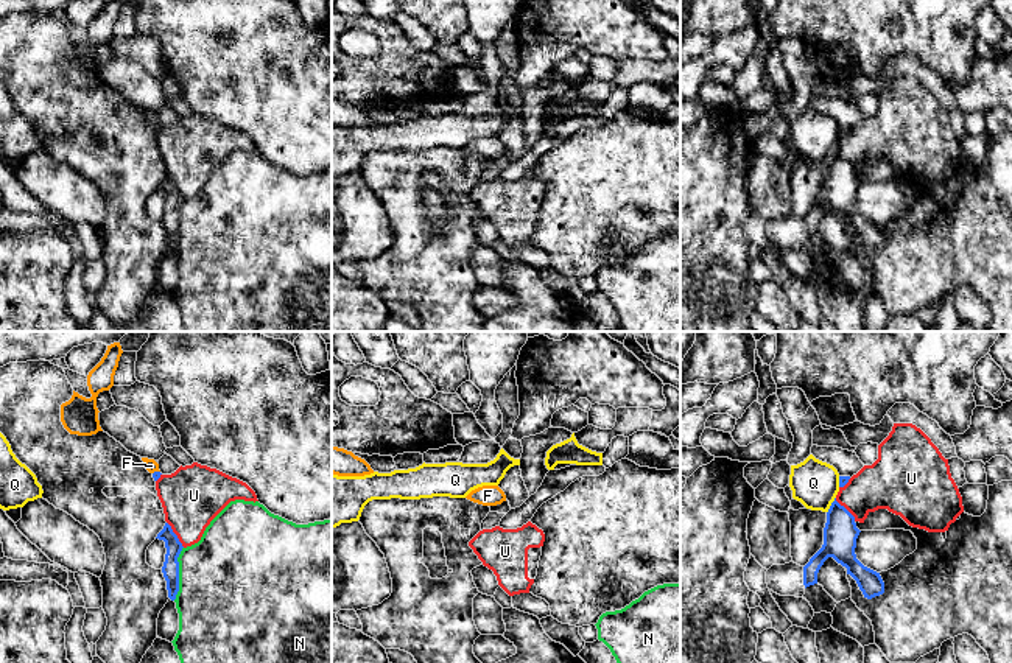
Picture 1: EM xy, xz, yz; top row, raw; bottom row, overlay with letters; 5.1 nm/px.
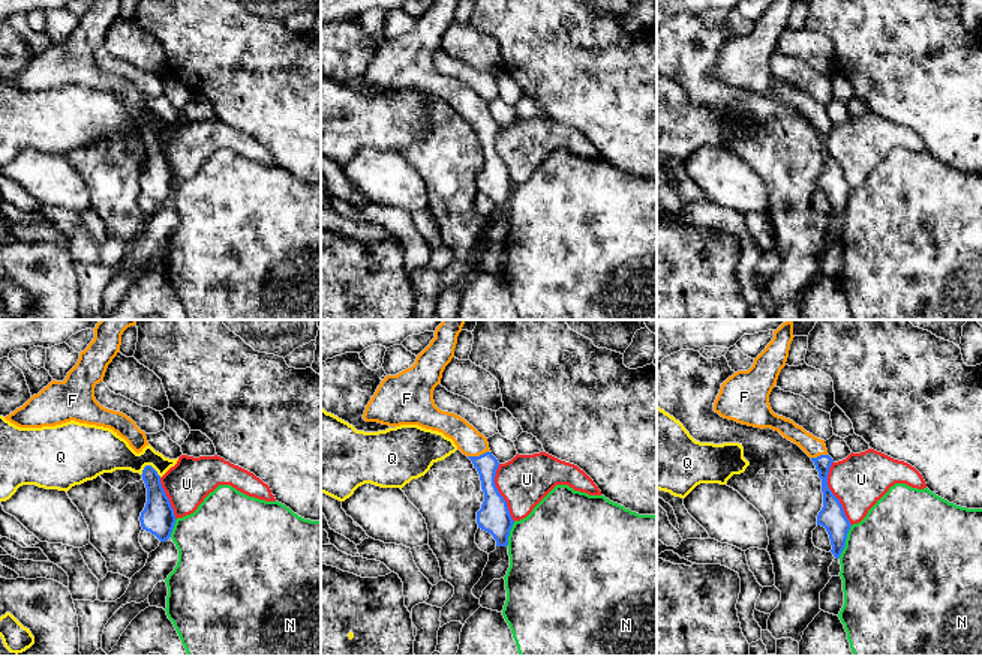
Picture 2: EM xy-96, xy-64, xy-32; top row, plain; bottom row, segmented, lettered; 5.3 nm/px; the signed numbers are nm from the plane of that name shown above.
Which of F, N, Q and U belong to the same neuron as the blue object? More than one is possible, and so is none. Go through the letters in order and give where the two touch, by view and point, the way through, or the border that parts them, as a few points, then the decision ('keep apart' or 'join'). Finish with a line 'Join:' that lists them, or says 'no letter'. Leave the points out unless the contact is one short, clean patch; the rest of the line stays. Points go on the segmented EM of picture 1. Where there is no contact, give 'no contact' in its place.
F: contact xy (156, 472); way xy (156, 475), (156, 472), (151, 466); join
N: contact xy (178, 573); keep apart
Q: contact yz (832, 505); keep apart
U: contact xy (175, 534); keep apart
Join: F

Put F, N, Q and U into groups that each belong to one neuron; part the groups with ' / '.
F / N / Q / U

